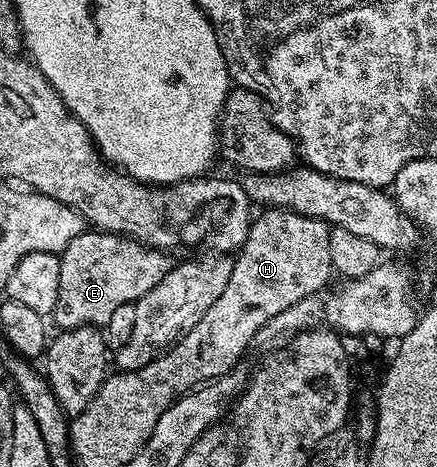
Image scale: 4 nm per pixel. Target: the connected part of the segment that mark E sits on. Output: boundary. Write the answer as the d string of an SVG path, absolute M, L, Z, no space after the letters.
M84 229L59 255L61 281L57 281L57 305L53 312L56 328L64 331L74 327L106 328L117 305L138 303L161 277L171 272L173 259L167 255L170 254L166 250L146 247L129 235Z

